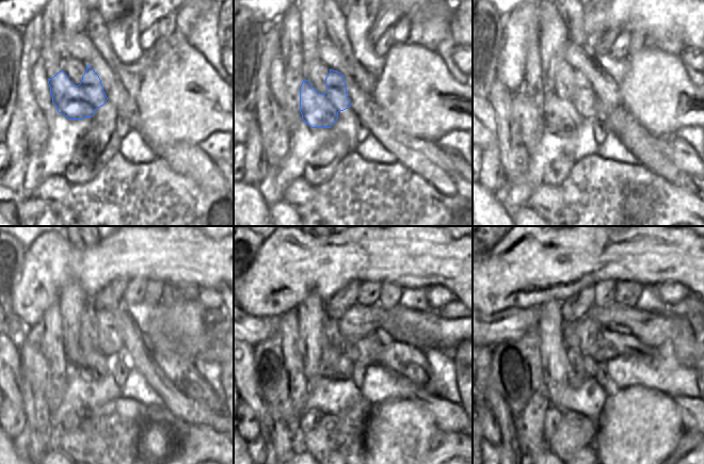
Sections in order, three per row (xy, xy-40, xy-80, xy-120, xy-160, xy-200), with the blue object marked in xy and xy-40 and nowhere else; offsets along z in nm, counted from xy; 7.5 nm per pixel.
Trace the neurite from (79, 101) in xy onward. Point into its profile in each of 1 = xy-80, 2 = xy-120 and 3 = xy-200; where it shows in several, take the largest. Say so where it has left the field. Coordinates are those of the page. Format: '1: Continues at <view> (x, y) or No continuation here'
1: Continues at xy-80 (559, 115)
2: Continues at xy-120 (98, 362)
3: Continues at xy-200 (590, 365)

